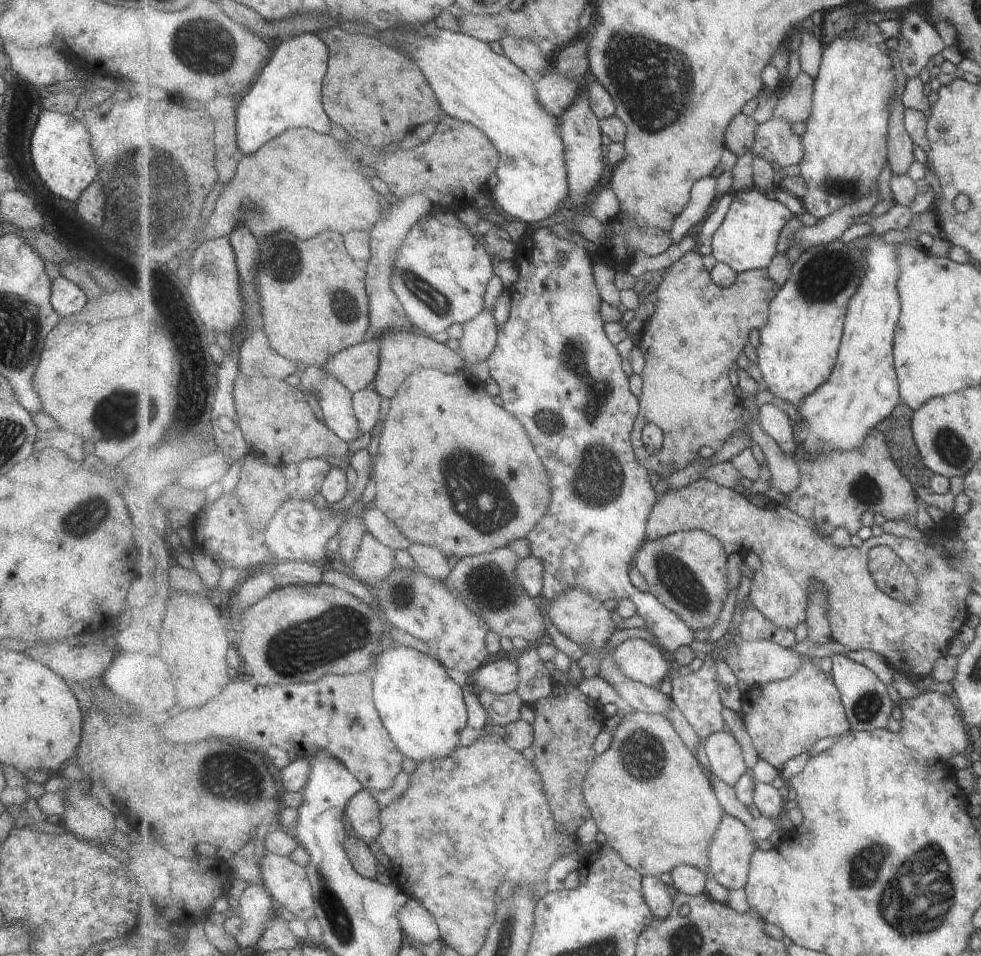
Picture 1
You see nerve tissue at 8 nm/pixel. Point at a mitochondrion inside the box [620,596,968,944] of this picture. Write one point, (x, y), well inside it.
(918, 897)

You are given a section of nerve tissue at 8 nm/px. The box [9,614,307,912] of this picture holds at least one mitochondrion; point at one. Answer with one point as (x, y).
(242, 774)

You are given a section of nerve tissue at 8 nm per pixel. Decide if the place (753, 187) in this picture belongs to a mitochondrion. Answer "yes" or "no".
no

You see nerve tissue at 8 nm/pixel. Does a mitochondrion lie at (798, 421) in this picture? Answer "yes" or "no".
no

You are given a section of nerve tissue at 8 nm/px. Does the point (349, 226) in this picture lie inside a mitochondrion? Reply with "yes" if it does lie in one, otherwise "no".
no

